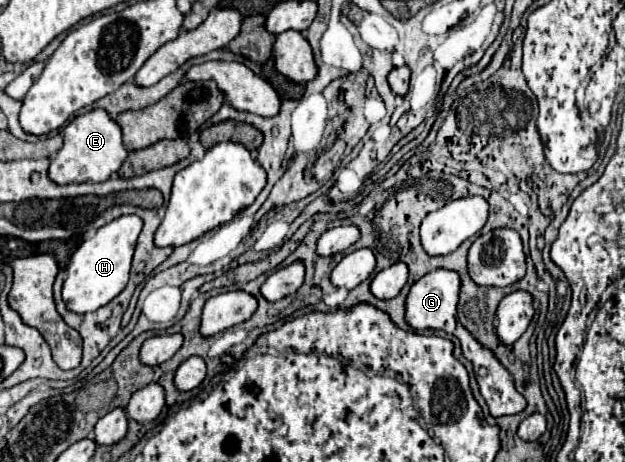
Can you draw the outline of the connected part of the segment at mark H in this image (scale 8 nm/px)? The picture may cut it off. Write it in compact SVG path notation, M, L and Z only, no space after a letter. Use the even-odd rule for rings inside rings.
M123 215L103 225L95 237L87 239L71 257L67 265L67 279L63 283L63 301L73 313L89 313L115 299L129 281L131 259L143 221L137 215Z

